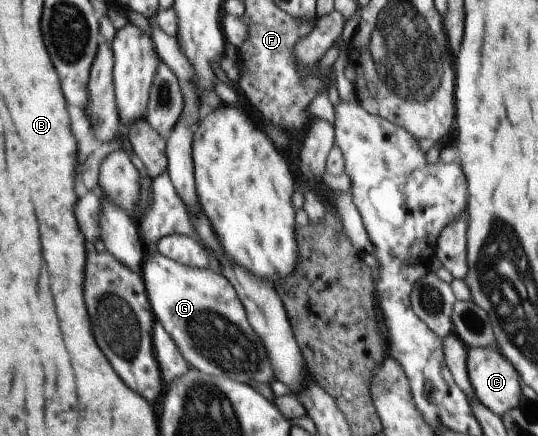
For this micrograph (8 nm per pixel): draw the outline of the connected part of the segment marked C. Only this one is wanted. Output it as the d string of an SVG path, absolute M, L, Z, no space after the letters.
M483 347L467 348L467 368L470 384L472 384L476 398L490 408L494 414L502 417L508 410L516 408L522 398L521 377L510 362L497 349Z

